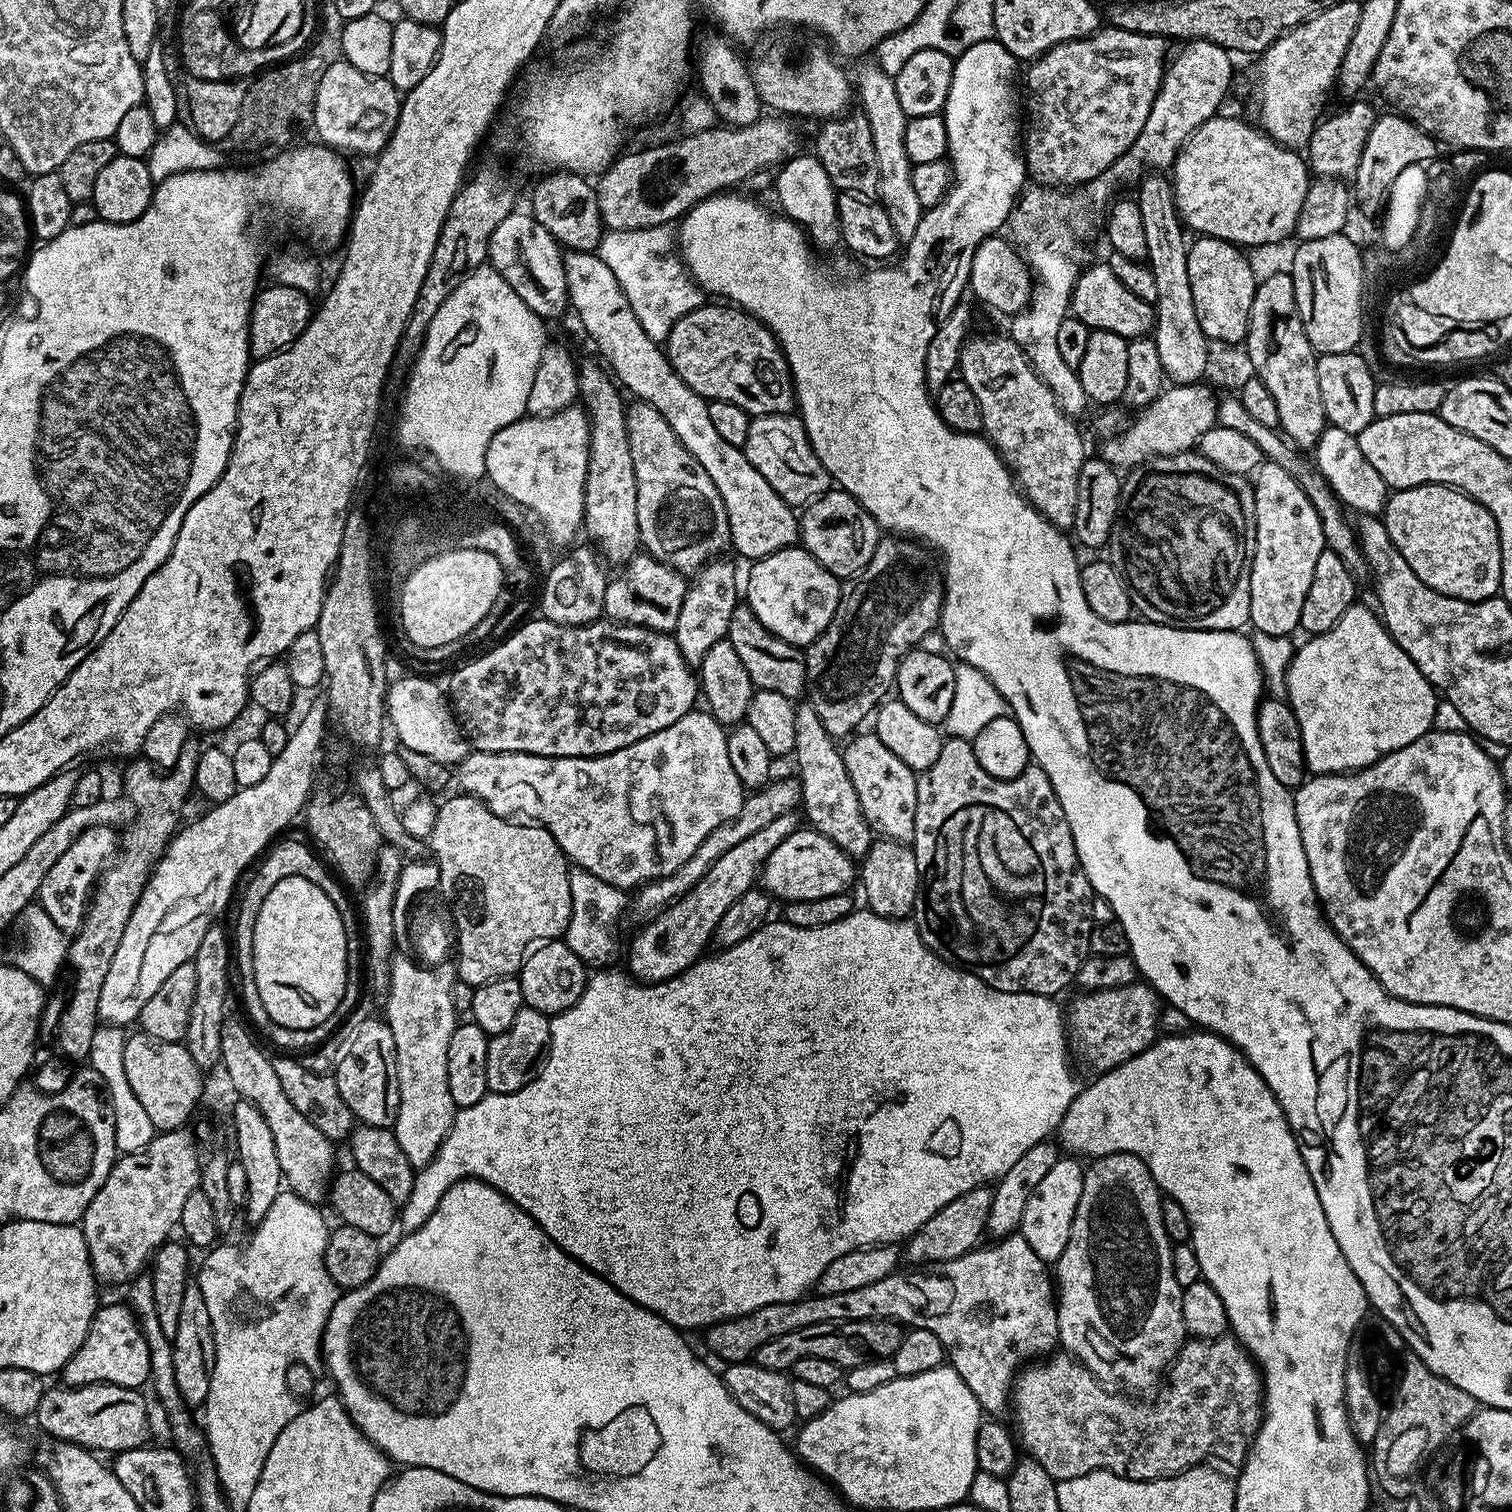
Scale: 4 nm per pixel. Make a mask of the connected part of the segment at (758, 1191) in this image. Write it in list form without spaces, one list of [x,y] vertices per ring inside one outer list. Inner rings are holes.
[[[854,910],[854,911],[853,911],[853,912],[852,912],[852,913],[851,913],[851,914],[849,914],[849,916],[847,916],[847,917],[846,917],[846,918],[842,918],[842,922],[830,922],[830,926],[818,926],[818,927],[817,927],[817,928],[799,928],[799,927],[798,927],[798,926],[794,926],[794,925],[793,925],[793,924],[786,924],[786,923],[783,923],[783,922],[777,922],[777,924],[775,924],[775,922],[769,922],[769,923],[766,923],[766,924],[764,924],[764,925],[762,925],[762,927],[761,927],[761,928],[760,928],[760,929],[758,929],[758,930],[757,930],[757,931],[756,931],[756,932],[755,932],[755,933],[754,933],[754,934],[750,934],[750,938],[742,938],[742,942],[738,942],[738,946],[730,946],[730,947],[729,947],[729,948],[725,948],[725,949],[723,949],[723,950],[720,950],[720,951],[717,951],[717,952],[716,952],[716,953],[715,953],[715,954],[716,954],[716,955],[717,955],[717,956],[711,956],[711,954],[708,954],[708,955],[705,955],[705,956],[704,956],[704,957],[703,957],[703,958],[701,958],[701,959],[699,959],[699,960],[697,960],[697,961],[696,961],[696,963],[694,963],[694,964],[692,964],[692,965],[691,965],[691,966],[690,966],[690,967],[688,967],[688,968],[687,968],[687,970],[685,970],[685,972],[681,972],[681,973],[680,973],[680,975],[679,975],[679,976],[676,976],[676,977],[674,977],[674,978],[673,978],[673,979],[672,979],[672,980],[664,980],[664,981],[662,981],[662,982],[661,982],[661,983],[660,983],[660,984],[650,984],[650,983],[647,983],[647,982],[641,982],[641,981],[639,981],[639,980],[637,980],[637,979],[635,979],[635,978],[633,978],[633,977],[632,977],[632,976],[631,976],[631,975],[629,975],[629,973],[628,973],[628,972],[627,972],[627,971],[624,971],[624,970],[621,970],[621,972],[619,972],[619,970],[618,970],[618,969],[616,969],[616,968],[612,968],[612,967],[613,967],[613,966],[608,966],[608,967],[605,967],[605,968],[604,968],[604,969],[603,969],[603,970],[596,970],[596,971],[593,971],[593,972],[592,972],[592,973],[591,973],[591,975],[589,975],[589,977],[588,977],[588,983],[587,983],[587,984],[585,984],[585,985],[584,985],[584,989],[583,989],[583,990],[582,990],[582,994],[581,994],[581,995],[580,995],[580,997],[579,997],[579,998],[578,998],[578,1002],[577,1002],[577,1003],[576,1003],[576,1004],[575,1004],[575,1005],[574,1005],[574,1006],[573,1006],[573,1007],[572,1007],[572,1008],[568,1008],[568,1009],[567,1009],[567,1010],[566,1010],[566,1011],[565,1011],[565,1012],[562,1012],[562,1013],[560,1013],[560,1015],[558,1015],[558,1016],[554,1016],[554,1017],[551,1017],[551,1019],[550,1019],[550,1050],[549,1050],[549,1051],[548,1051],[548,1057],[547,1057],[547,1058],[546,1058],[546,1059],[544,1059],[544,1065],[543,1065],[543,1066],[542,1066],[542,1070],[541,1070],[541,1071],[540,1071],[540,1073],[539,1073],[539,1074],[537,1074],[537,1076],[536,1076],[536,1077],[535,1077],[535,1078],[534,1078],[534,1079],[532,1079],[532,1081],[530,1081],[530,1083],[529,1083],[529,1084],[527,1084],[527,1085],[526,1085],[526,1086],[522,1086],[522,1090],[514,1090],[514,1091],[513,1091],[513,1092],[493,1092],[493,1093],[491,1093],[491,1094],[489,1094],[489,1095],[486,1095],[486,1096],[483,1096],[483,1098],[482,1098],[482,1099],[481,1099],[481,1100],[479,1100],[479,1102],[478,1102],[478,1103],[477,1103],[477,1104],[475,1104],[475,1105],[474,1105],[474,1106],[470,1106],[470,1107],[469,1107],[469,1108],[461,1108],[461,1109],[459,1109],[459,1111],[457,1111],[457,1114],[456,1114],[456,1117],[454,1117],[454,1119],[453,1119],[453,1120],[452,1120],[452,1125],[451,1125],[451,1126],[450,1126],[450,1130],[449,1130],[449,1131],[448,1131],[448,1133],[447,1133],[447,1134],[446,1134],[446,1138],[445,1138],[445,1139],[444,1139],[444,1141],[443,1141],[443,1142],[442,1142],[442,1146],[441,1146],[441,1147],[440,1147],[440,1149],[439,1149],[439,1150],[438,1150],[438,1154],[437,1154],[437,1155],[436,1155],[436,1157],[434,1157],[434,1158],[433,1158],[433,1160],[431,1160],[431,1161],[430,1161],[430,1162],[429,1162],[429,1164],[427,1164],[427,1166],[425,1166],[425,1168],[422,1168],[422,1169],[419,1169],[419,1171],[417,1171],[417,1174],[416,1174],[416,1177],[415,1177],[415,1178],[414,1178],[414,1190],[410,1190],[410,1198],[409,1198],[409,1199],[408,1199],[408,1200],[407,1200],[407,1201],[406,1201],[406,1203],[405,1203],[405,1204],[403,1204],[403,1206],[402,1206],[402,1208],[403,1208],[403,1211],[408,1211],[408,1212],[421,1212],[421,1214],[427,1214],[427,1213],[430,1213],[430,1212],[432,1212],[432,1211],[434,1211],[434,1209],[435,1209],[435,1208],[436,1208],[436,1207],[438,1207],[438,1205],[439,1205],[439,1204],[440,1204],[440,1199],[441,1199],[441,1198],[442,1198],[442,1194],[443,1194],[443,1193],[444,1193],[444,1192],[445,1192],[445,1191],[446,1191],[446,1190],[450,1190],[450,1186],[451,1186],[451,1185],[452,1185],[452,1184],[457,1184],[457,1182],[458,1182],[458,1181],[460,1181],[460,1179],[462,1179],[462,1177],[464,1177],[464,1178],[471,1178],[471,1179],[474,1179],[474,1180],[481,1180],[481,1181],[482,1181],[482,1182],[486,1182],[486,1183],[487,1183],[487,1184],[489,1184],[489,1185],[490,1185],[490,1186],[494,1186],[494,1190],[498,1190],[498,1191],[499,1191],[499,1192],[501,1192],[501,1193],[502,1193],[502,1194],[503,1194],[503,1196],[505,1196],[505,1197],[506,1197],[506,1199],[508,1199],[508,1201],[509,1201],[509,1202],[510,1202],[510,1203],[511,1203],[511,1204],[517,1204],[517,1205],[518,1205],[518,1207],[520,1207],[520,1209],[521,1209],[521,1210],[522,1210],[522,1211],[523,1211],[523,1212],[525,1212],[525,1214],[526,1214],[526,1215],[528,1215],[528,1216],[529,1216],[529,1217],[530,1217],[530,1218],[534,1218],[534,1222],[535,1222],[535,1223],[536,1223],[536,1224],[537,1224],[537,1225],[538,1225],[538,1227],[540,1227],[540,1228],[543,1228],[543,1229],[544,1229],[544,1233],[545,1233],[545,1234],[546,1234],[546,1235],[547,1235],[547,1236],[548,1236],[548,1237],[549,1237],[549,1238],[551,1238],[551,1239],[552,1239],[552,1240],[553,1240],[553,1242],[554,1242],[554,1243],[556,1243],[556,1244],[558,1244],[558,1245],[560,1245],[560,1247],[561,1247],[561,1248],[563,1248],[563,1249],[564,1249],[564,1251],[565,1251],[565,1252],[567,1252],[567,1253],[568,1253],[568,1255],[570,1255],[570,1256],[573,1256],[573,1257],[574,1257],[574,1258],[575,1258],[575,1260],[576,1260],[576,1261],[578,1261],[578,1262],[579,1262],[579,1264],[580,1264],[580,1265],[581,1265],[581,1266],[583,1266],[583,1268],[589,1268],[589,1270],[590,1270],[590,1271],[591,1271],[591,1272],[593,1272],[593,1273],[594,1273],[594,1274],[598,1274],[598,1275],[599,1275],[599,1276],[601,1276],[601,1277],[602,1277],[602,1279],[604,1279],[604,1280],[605,1280],[605,1281],[606,1281],[606,1282],[610,1282],[610,1286],[614,1286],[614,1287],[615,1287],[615,1288],[616,1288],[616,1289],[618,1289],[618,1290],[619,1290],[619,1292],[621,1292],[621,1293],[622,1293],[622,1294],[626,1294],[626,1298],[630,1298],[630,1299],[631,1299],[631,1300],[633,1300],[633,1302],[635,1302],[635,1304],[641,1304],[641,1305],[642,1305],[642,1306],[643,1306],[643,1308],[649,1308],[649,1310],[650,1310],[650,1311],[652,1311],[652,1312],[653,1312],[653,1313],[654,1313],[654,1314],[658,1314],[658,1315],[659,1315],[659,1316],[661,1316],[661,1317],[662,1317],[662,1319],[664,1319],[664,1320],[665,1320],[665,1321],[666,1321],[666,1322],[670,1322],[670,1323],[671,1323],[671,1324],[672,1324],[672,1325],[673,1325],[673,1326],[674,1326],[674,1327],[675,1327],[675,1328],[676,1328],[676,1329],[678,1329],[678,1330],[685,1330],[685,1329],[684,1329],[684,1328],[701,1328],[701,1330],[707,1330],[707,1329],[709,1329],[709,1328],[711,1328],[711,1327],[712,1327],[712,1325],[713,1325],[713,1324],[720,1324],[720,1323],[721,1323],[721,1322],[723,1322],[723,1321],[724,1321],[724,1320],[733,1320],[733,1319],[734,1319],[734,1318],[738,1318],[738,1317],[739,1317],[739,1316],[745,1316],[745,1315],[746,1315],[746,1314],[750,1314],[750,1313],[751,1313],[751,1312],[753,1312],[753,1311],[754,1311],[754,1310],[762,1310],[762,1306],[770,1306],[770,1305],[771,1305],[771,1304],[792,1304],[792,1303],[793,1303],[793,1302],[794,1302],[794,1301],[795,1301],[795,1300],[798,1300],[798,1299],[801,1299],[801,1298],[803,1298],[803,1297],[805,1297],[805,1296],[807,1296],[807,1295],[809,1295],[809,1293],[811,1293],[811,1292],[812,1292],[812,1291],[813,1291],[813,1289],[815,1289],[815,1287],[816,1287],[816,1283],[817,1283],[817,1282],[818,1282],[818,1278],[819,1278],[819,1277],[820,1277],[820,1275],[821,1275],[821,1274],[822,1274],[822,1270],[826,1270],[826,1266],[830,1266],[830,1262],[834,1262],[834,1258],[842,1258],[842,1254],[850,1254],[850,1250],[858,1250],[858,1249],[859,1249],[859,1248],[870,1248],[870,1247],[872,1247],[872,1245],[874,1245],[874,1244],[896,1244],[896,1243],[897,1243],[897,1242],[904,1242],[904,1241],[907,1241],[907,1239],[908,1239],[908,1237],[910,1237],[910,1236],[913,1236],[913,1234],[914,1234],[914,1233],[915,1233],[915,1232],[916,1232],[916,1231],[917,1231],[917,1230],[919,1230],[919,1229],[920,1229],[920,1228],[921,1228],[921,1227],[922,1227],[922,1225],[923,1225],[923,1224],[925,1224],[925,1222],[926,1222],[926,1221],[928,1221],[928,1219],[929,1219],[929,1218],[931,1218],[931,1216],[933,1216],[933,1215],[934,1215],[934,1214],[938,1214],[938,1210],[942,1210],[942,1206],[946,1206],[946,1205],[947,1205],[947,1204],[949,1204],[949,1203],[950,1203],[950,1202],[954,1202],[954,1198],[958,1198],[958,1197],[959,1197],[959,1196],[961,1196],[961,1195],[962,1195],[962,1194],[966,1194],[966,1193],[967,1193],[967,1192],[969,1192],[969,1191],[970,1191],[970,1190],[974,1190],[974,1189],[975,1189],[975,1188],[978,1188],[978,1187],[981,1187],[981,1186],[984,1186],[984,1185],[987,1185],[987,1184],[988,1184],[988,1183],[989,1183],[989,1182],[995,1182],[995,1181],[997,1181],[997,1180],[999,1180],[999,1179],[1000,1179],[1000,1177],[1002,1177],[1002,1176],[1004,1176],[1004,1175],[1005,1175],[1005,1174],[1006,1174],[1006,1170],[1010,1170],[1010,1166],[1014,1166],[1014,1162],[1018,1162],[1018,1158],[1022,1158],[1022,1154],[1026,1154],[1026,1150],[1030,1150],[1030,1146],[1034,1146],[1034,1145],[1035,1145],[1035,1144],[1037,1144],[1037,1143],[1038,1143],[1038,1142],[1042,1142],[1042,1141],[1043,1141],[1043,1140],[1047,1140],[1047,1139],[1049,1139],[1049,1137],[1051,1137],[1051,1136],[1052,1136],[1052,1135],[1053,1135],[1053,1133],[1055,1133],[1055,1132],[1056,1132],[1056,1131],[1057,1131],[1057,1129],[1059,1129],[1059,1126],[1060,1126],[1060,1123],[1061,1123],[1061,1122],[1062,1122],[1062,1118],[1063,1118],[1063,1117],[1064,1117],[1064,1115],[1065,1115],[1065,1114],[1066,1114],[1066,1110],[1070,1110],[1070,1102],[1074,1102],[1074,1098],[1075,1098],[1075,1097],[1076,1097],[1076,1096],[1077,1096],[1077,1095],[1078,1095],[1078,1093],[1080,1093],[1080,1090],[1081,1090],[1081,1085],[1080,1085],[1080,1084],[1079,1084],[1079,1083],[1077,1083],[1077,1084],[1076,1084],[1076,1080],[1075,1080],[1075,1078],[1074,1078],[1074,1077],[1072,1077],[1072,1068],[1071,1068],[1071,1066],[1070,1066],[1070,1065],[1068,1065],[1068,1060],[1069,1060],[1069,1061],[1070,1061],[1070,1049],[1069,1049],[1069,1046],[1068,1046],[1068,1041],[1067,1041],[1067,1039],[1066,1039],[1066,1016],[1065,1016],[1065,1013],[1064,1013],[1064,1012],[1063,1012],[1063,1011],[1062,1011],[1062,1008],[1059,1008],[1059,1006],[1058,1006],[1058,1005],[1056,1005],[1056,1003],[1057,1003],[1057,1001],[1056,1001],[1056,1000],[1055,1000],[1055,999],[1053,999],[1053,997],[1051,997],[1051,996],[1039,996],[1039,995],[1038,995],[1038,994],[1030,994],[1030,993],[1029,993],[1029,992],[999,992],[999,991],[998,991],[998,990],[994,990],[994,989],[993,989],[993,988],[992,988],[992,987],[991,987],[991,986],[989,986],[989,985],[988,985],[988,984],[987,984],[987,983],[986,983],[986,982],[982,982],[982,978],[978,978],[978,977],[977,977],[977,976],[975,976],[975,975],[974,975],[974,974],[973,974],[973,973],[972,973],[972,972],[966,972],[966,971],[964,971],[964,969],[963,969],[963,968],[961,968],[961,967],[959,967],[959,966],[957,966],[957,965],[954,965],[954,964],[949,964],[949,963],[948,963],[948,961],[947,961],[947,960],[943,960],[943,958],[942,958],[942,957],[940,957],[940,956],[936,956],[936,955],[935,955],[935,954],[933,954],[933,952],[932,952],[932,951],[931,951],[931,950],[929,950],[929,948],[928,948],[928,947],[927,947],[927,946],[926,946],[926,942],[922,942],[922,938],[921,938],[921,937],[920,937],[920,931],[919,931],[919,930],[918,930],[918,929],[916,929],[916,926],[915,926],[915,923],[913,923],[913,921],[912,921],[912,920],[911,920],[911,919],[908,919],[908,918],[907,918],[907,919],[897,919],[897,920],[896,920],[896,919],[894,919],[894,918],[890,918],[890,917],[880,917],[880,916],[879,916],[879,915],[878,915],[878,914],[876,914],[876,913],[874,913],[874,912],[872,912],[872,911],[869,911],[869,910],[861,910],[861,911],[862,911],[862,912],[860,912],[860,910]],[[828,1004],[852,1004],[852,1024],[853,1024],[853,1026],[854,1026],[854,1027],[856,1027],[856,1028],[868,1028],[868,1032],[869,1032],[869,1036],[868,1036],[868,1044],[828,1044]]]

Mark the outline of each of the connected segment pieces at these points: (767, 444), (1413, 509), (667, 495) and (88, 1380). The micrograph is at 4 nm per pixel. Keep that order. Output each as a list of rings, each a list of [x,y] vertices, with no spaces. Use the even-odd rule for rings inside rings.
[[[770,414],[753,416],[750,434],[746,434],[743,446],[746,458],[770,486],[793,506],[807,505],[808,501],[823,496],[830,488],[828,471],[822,466],[818,454],[814,454],[804,429],[804,422],[796,414]]]
[[[1423,484],[1402,488],[1389,495],[1382,519],[1390,534],[1390,542],[1406,558],[1410,570],[1434,591],[1452,596],[1456,600],[1491,600],[1500,591],[1502,554],[1500,535],[1494,518],[1477,500],[1450,488],[1447,484]]]
[[[643,402],[627,405],[628,441],[634,458],[634,478],[638,482],[638,530],[643,551],[669,564],[671,568],[685,574],[695,574],[704,564],[719,557],[730,544],[730,526],[726,518],[726,506],[722,506],[722,494],[710,482],[710,474],[698,466],[694,454],[678,442],[678,434],[670,430],[670,422],[654,410],[654,406]]]
[[[120,1302],[120,1304],[108,1304],[105,1308],[104,1305],[97,1307],[94,1318],[90,1322],[90,1330],[86,1334],[82,1346],[78,1346],[78,1350],[74,1350],[74,1354],[64,1363],[58,1376],[59,1379],[64,1379],[61,1381],[69,1388],[81,1388],[91,1384],[113,1384],[114,1386],[140,1390],[143,1389],[143,1384],[145,1387],[149,1383],[151,1374],[150,1348],[146,1346],[146,1340],[140,1333],[140,1324],[127,1303]]]

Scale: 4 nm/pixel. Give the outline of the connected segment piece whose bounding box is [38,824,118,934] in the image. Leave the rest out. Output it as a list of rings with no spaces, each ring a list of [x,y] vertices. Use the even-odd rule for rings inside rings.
[[[95,824],[93,828],[86,830],[76,839],[70,846],[70,850],[66,850],[66,854],[62,854],[58,862],[50,866],[50,874],[42,878],[38,904],[64,933],[74,934],[80,929],[92,889],[95,888],[100,873],[108,867],[117,851],[117,829],[106,824]]]

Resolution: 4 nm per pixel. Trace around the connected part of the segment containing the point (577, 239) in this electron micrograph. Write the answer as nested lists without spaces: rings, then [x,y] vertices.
[[[552,170],[532,188],[532,208],[530,215],[539,224],[546,226],[550,234],[565,249],[573,252],[596,252],[600,247],[600,240],[605,234],[602,214],[598,206],[596,190],[587,175],[579,172]]]

